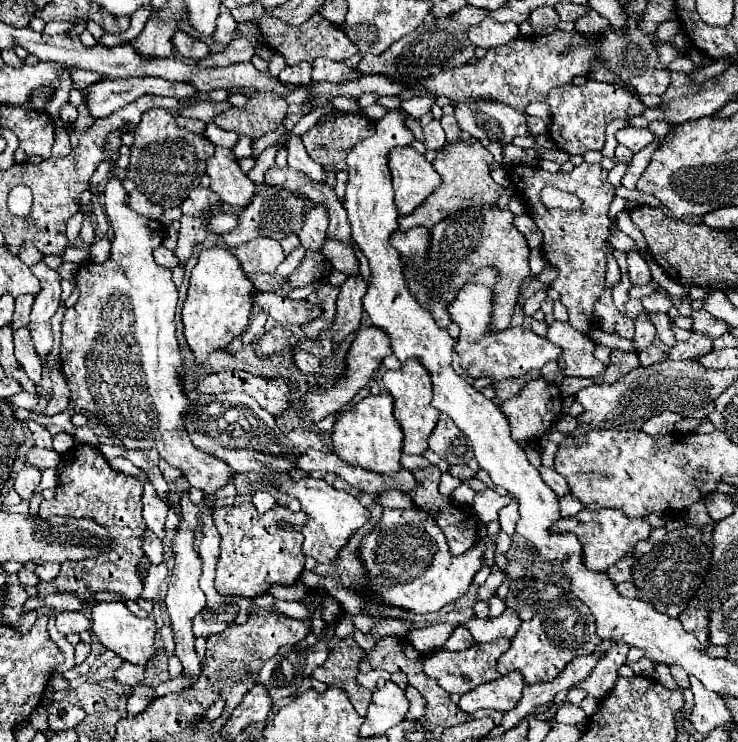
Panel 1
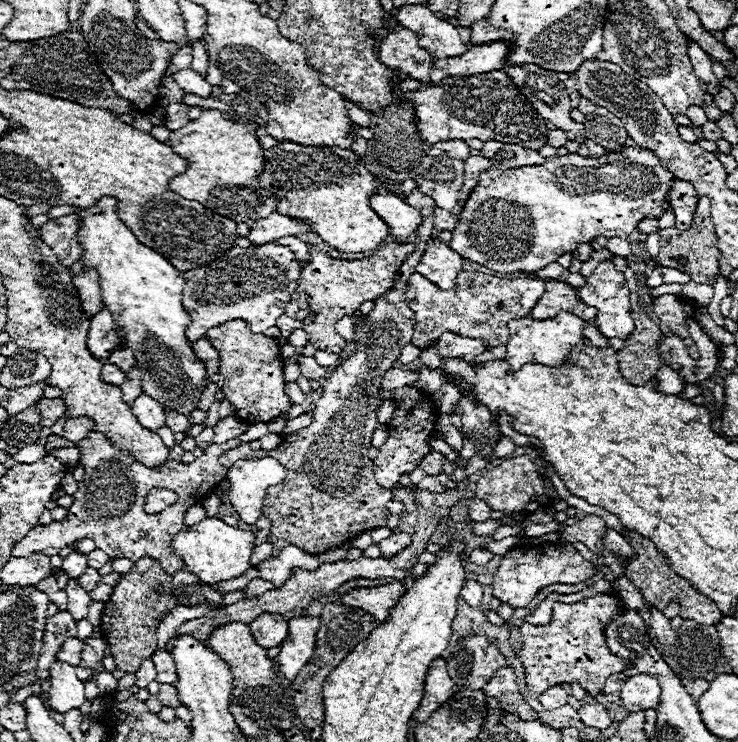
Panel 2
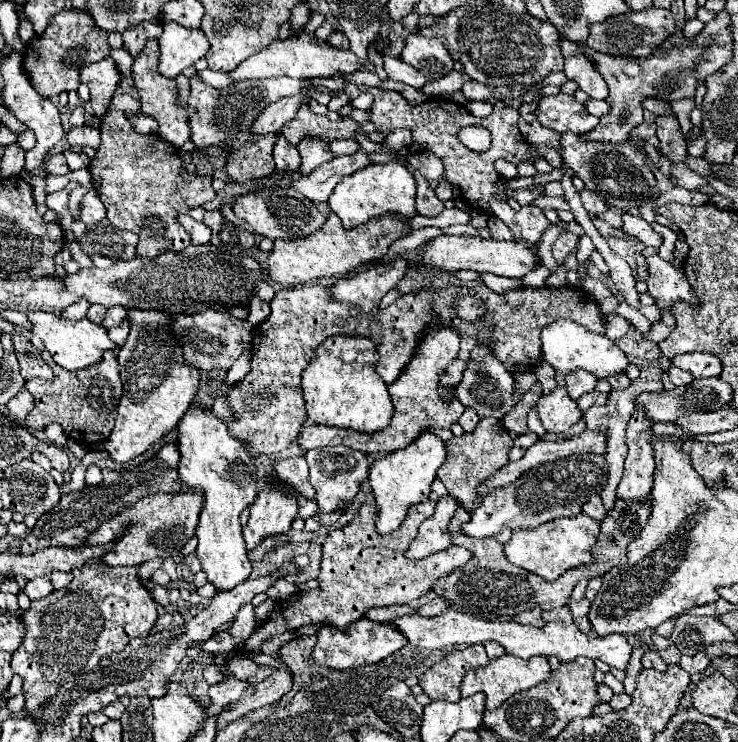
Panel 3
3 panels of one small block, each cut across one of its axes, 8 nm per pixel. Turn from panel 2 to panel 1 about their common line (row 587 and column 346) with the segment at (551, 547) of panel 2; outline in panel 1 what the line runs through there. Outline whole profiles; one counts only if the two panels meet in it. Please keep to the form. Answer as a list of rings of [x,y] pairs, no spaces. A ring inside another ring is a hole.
[[[286,474],[286,476],[276,476],[276,478],[264,478],[264,482],[274,482],[276,488],[282,488],[282,492],[300,500],[302,510],[308,514],[308,524],[304,528],[300,528],[300,532],[304,534],[302,552],[306,556],[314,558],[316,562],[336,564],[336,560],[338,560],[342,548],[348,544],[350,536],[372,518],[370,512],[358,502],[358,498],[354,498],[352,494],[348,494],[344,490],[336,490],[336,488],[328,486],[324,480],[306,478],[306,480],[294,482]]]

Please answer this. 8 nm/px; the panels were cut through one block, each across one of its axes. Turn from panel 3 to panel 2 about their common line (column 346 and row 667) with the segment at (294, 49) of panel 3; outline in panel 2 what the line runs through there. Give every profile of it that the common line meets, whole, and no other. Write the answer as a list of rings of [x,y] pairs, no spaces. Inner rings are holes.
[[[66,662],[50,664],[50,688],[48,688],[50,706],[64,714],[72,708],[80,708],[86,702],[84,682],[76,676],[76,668]]]

